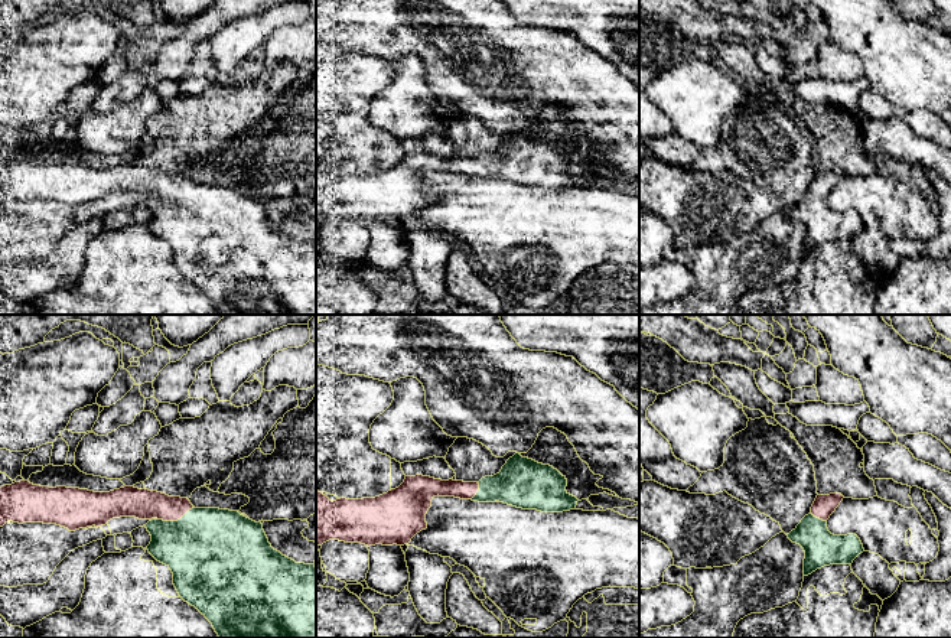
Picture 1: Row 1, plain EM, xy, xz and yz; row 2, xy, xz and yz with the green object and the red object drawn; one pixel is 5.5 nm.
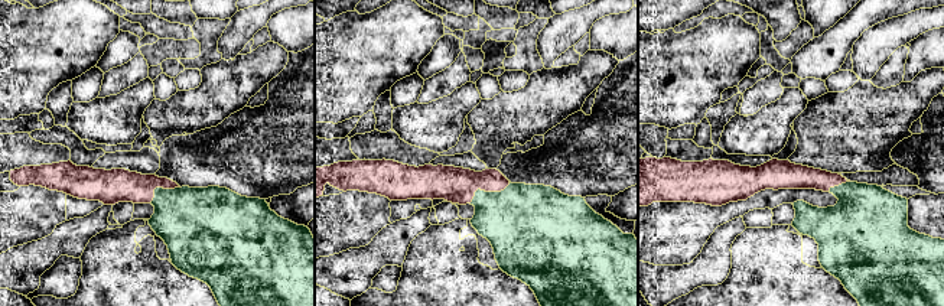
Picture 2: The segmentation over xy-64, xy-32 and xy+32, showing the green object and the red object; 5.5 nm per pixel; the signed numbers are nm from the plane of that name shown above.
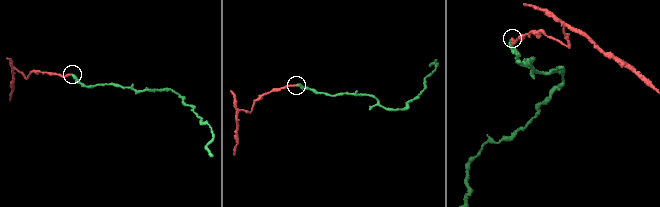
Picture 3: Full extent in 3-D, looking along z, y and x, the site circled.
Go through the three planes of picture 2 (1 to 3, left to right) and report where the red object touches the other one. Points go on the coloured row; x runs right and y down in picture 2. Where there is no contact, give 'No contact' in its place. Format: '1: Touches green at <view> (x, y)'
1: Touches green at xy-64 (160, 188)
2: Touches green at xy-32 (487, 192)
3: Touches green at xy+32 (839, 185)

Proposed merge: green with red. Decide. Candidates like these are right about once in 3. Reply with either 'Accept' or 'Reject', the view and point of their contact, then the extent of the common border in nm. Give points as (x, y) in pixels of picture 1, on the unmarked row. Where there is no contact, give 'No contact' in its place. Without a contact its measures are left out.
Accept. Touches green at xy (175, 198). Shared border 220 nm

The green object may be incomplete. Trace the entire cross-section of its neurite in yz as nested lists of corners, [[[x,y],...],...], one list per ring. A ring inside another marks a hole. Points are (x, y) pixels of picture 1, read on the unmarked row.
[[[841,170],[817,172],[811,189],[792,206],[788,215],[805,228],[804,253],[830,241],[851,241],[864,228],[856,211],[834,212],[827,196],[843,178]]]

